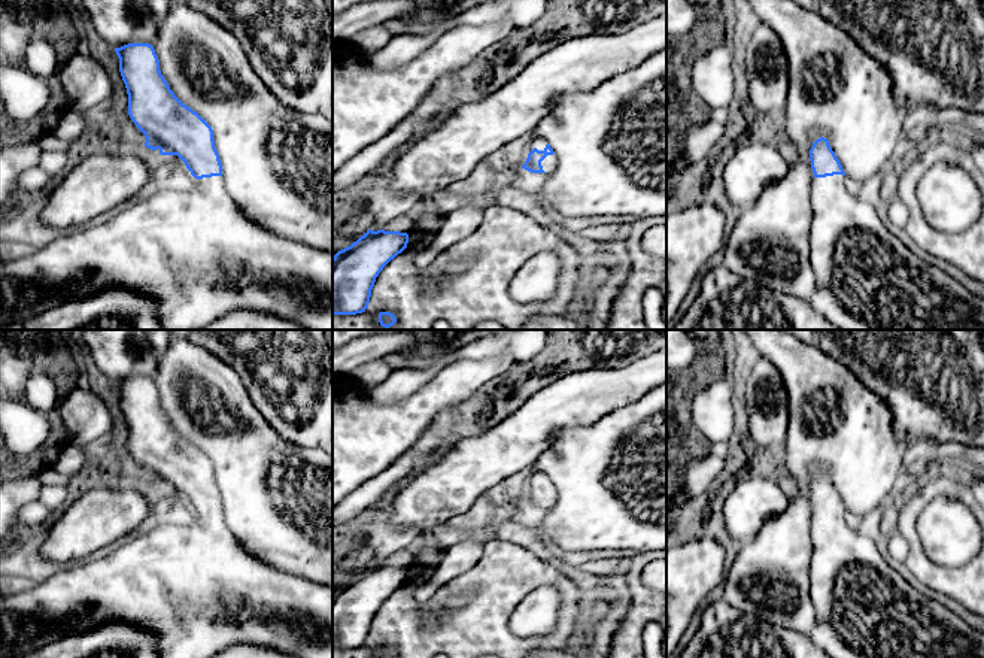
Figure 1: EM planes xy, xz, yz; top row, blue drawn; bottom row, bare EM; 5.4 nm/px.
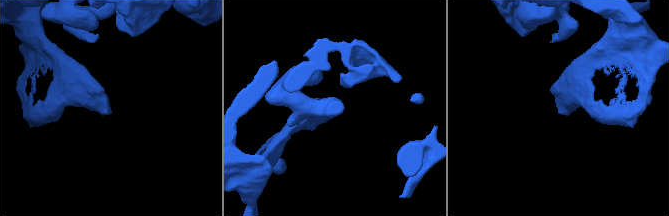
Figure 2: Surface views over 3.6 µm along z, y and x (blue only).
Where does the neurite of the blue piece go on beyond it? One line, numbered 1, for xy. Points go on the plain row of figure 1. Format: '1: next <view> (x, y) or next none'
1: next xy (196, 588)

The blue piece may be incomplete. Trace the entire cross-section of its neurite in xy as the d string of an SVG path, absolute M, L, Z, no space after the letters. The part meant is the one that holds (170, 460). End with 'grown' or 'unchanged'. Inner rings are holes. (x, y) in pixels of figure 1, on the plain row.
M149 377L115 382L128 428L128 449L145 469L145 480L177 489L195 512L191 524L161 525L134 537L100 560L72 564L40 583L27 583L0 595L0 658L28 654L106 621L125 621L158 637L161 658L212 658L231 645L268 646L297 658L332 658L332 586L280 571L252 557L225 525L213 464L183 439L161 409Z; grown

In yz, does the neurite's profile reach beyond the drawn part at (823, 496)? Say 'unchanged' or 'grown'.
grown

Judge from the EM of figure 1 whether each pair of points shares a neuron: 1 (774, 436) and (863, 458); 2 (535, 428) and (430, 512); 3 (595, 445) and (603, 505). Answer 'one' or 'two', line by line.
1: two
2: one
3: one

